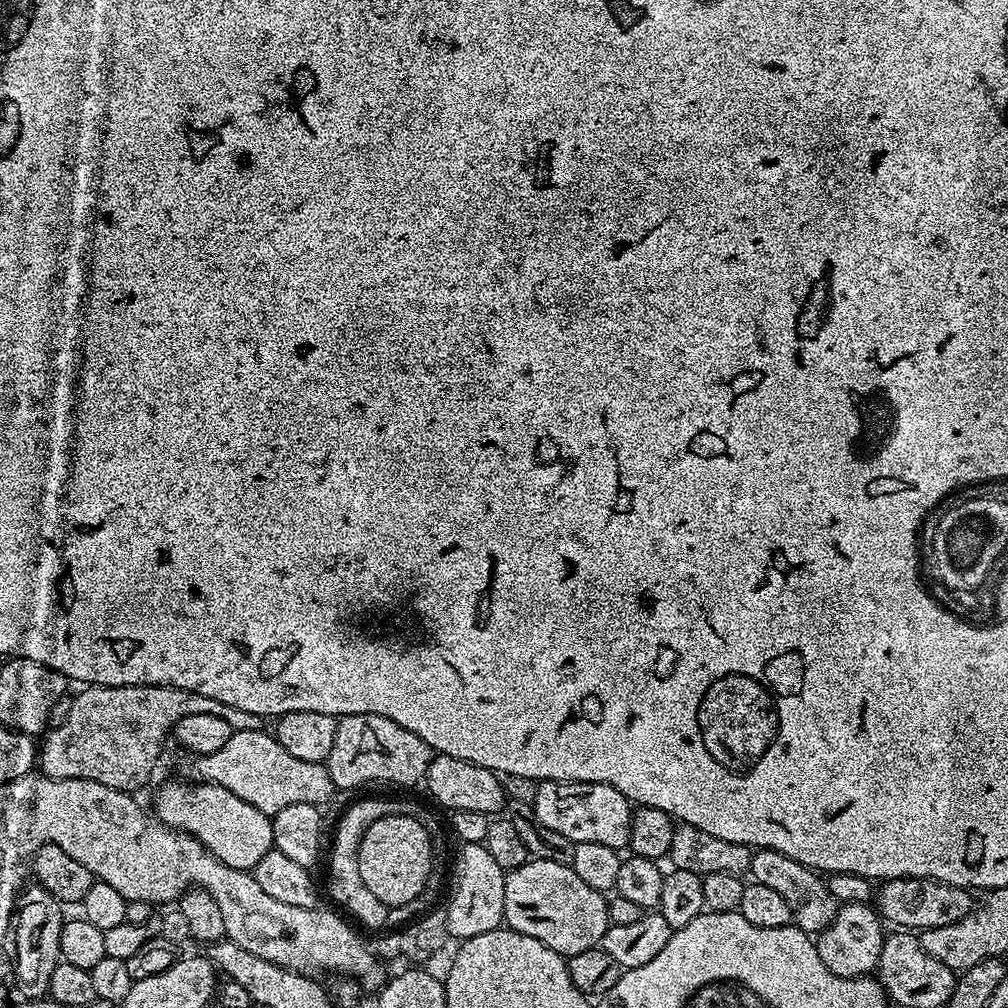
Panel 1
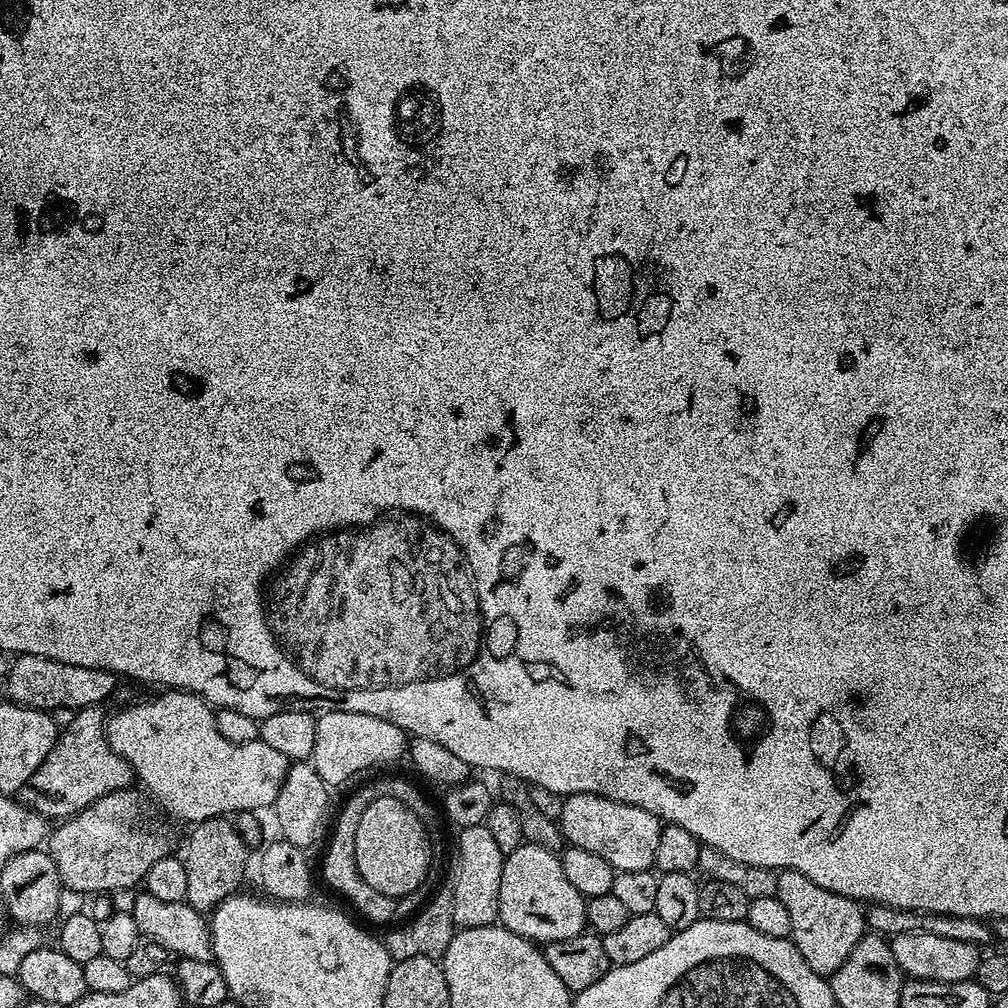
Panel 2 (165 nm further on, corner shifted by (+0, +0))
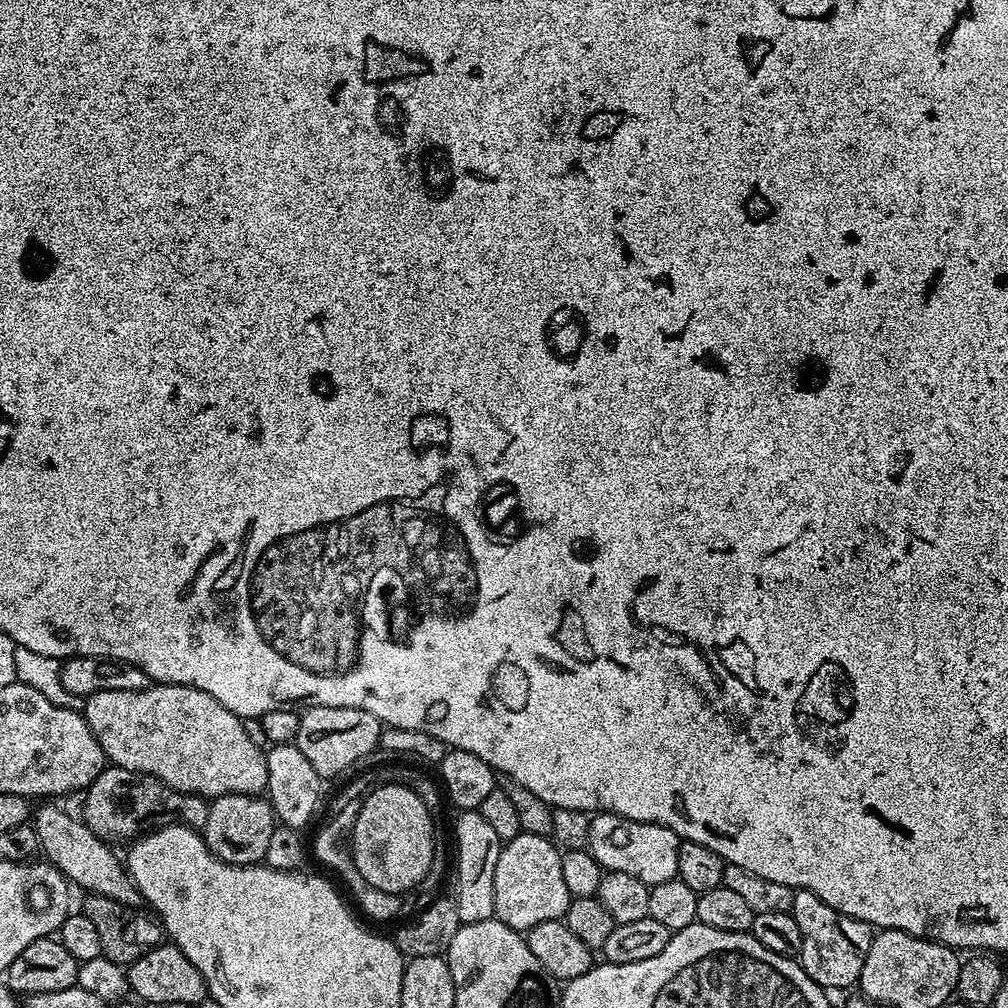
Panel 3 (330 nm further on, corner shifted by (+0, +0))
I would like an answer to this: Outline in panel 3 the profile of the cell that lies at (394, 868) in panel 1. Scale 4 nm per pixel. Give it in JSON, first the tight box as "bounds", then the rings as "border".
{"bounds":[352,784,438,896],"border":[[[381,784],[373,787],[361,799],[361,809],[358,811],[357,821],[354,822],[352,832],[352,857],[358,866],[358,874],[370,882],[372,888],[386,890],[390,894],[400,896],[413,888],[419,889],[420,883],[426,878],[426,874],[435,865],[434,852],[438,845],[436,839],[437,825],[431,818],[426,805],[406,786],[396,784]]]}

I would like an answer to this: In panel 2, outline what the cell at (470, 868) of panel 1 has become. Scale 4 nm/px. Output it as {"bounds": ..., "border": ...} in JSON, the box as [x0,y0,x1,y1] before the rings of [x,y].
{"bounds":[450,823,505,929],"border":[[[487,823],[478,826],[466,826],[459,829],[460,837],[456,840],[456,885],[450,891],[452,913],[457,929],[481,928],[487,924],[496,924],[500,918],[500,903],[498,902],[498,890],[502,886],[502,866],[505,853],[498,850],[498,842],[490,834]]]}

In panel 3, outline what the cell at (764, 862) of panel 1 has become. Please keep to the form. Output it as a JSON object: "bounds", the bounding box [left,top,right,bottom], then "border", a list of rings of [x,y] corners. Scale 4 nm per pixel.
{"bounds":[792,890,874,990],"border":[[[803,890],[794,891],[792,907],[794,922],[798,922],[798,930],[802,934],[802,950],[798,962],[810,974],[810,978],[825,990],[832,988],[848,988],[859,981],[862,966],[866,963],[866,954],[870,954],[870,942],[874,935],[873,925],[862,922],[853,916],[834,910],[834,906],[826,906],[818,894]]]}

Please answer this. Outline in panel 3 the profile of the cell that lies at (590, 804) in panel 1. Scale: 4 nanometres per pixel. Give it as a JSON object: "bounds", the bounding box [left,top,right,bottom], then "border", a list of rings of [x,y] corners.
{"bounds":[587,812,681,886],"border":[[[597,812],[590,819],[590,838],[587,851],[599,862],[604,872],[634,874],[649,886],[677,879],[678,850],[681,838],[661,824],[638,822],[622,818],[613,812]]]}

